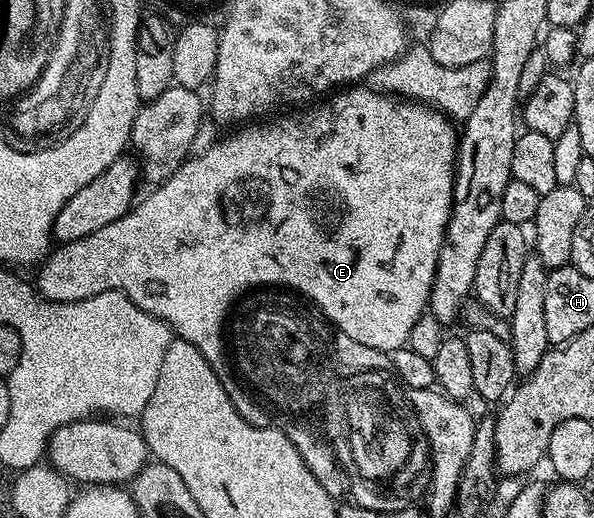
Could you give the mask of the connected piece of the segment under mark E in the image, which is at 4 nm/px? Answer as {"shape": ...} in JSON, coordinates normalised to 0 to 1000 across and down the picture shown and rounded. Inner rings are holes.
{"shape":[[[614,162],[589,164],[562,180],[559,189],[561,199],[547,197],[542,205],[527,201],[519,208],[466,224],[475,228],[461,226],[458,232],[439,232],[431,239],[412,239],[394,249],[387,266],[374,264],[342,301],[313,305],[279,351],[253,365],[253,375],[237,392],[232,388],[217,411],[180,432],[180,440],[153,448],[153,456],[140,456],[140,463],[106,467],[84,481],[61,523],[64,529],[59,552],[67,573],[86,583],[131,583],[153,571],[167,571],[182,560],[197,560],[215,571],[234,595],[241,595],[241,602],[279,622],[296,651],[328,664],[328,672],[342,680],[348,703],[355,703],[362,726],[369,726],[372,737],[386,741],[401,736],[402,722],[387,685],[372,683],[372,674],[377,668],[380,674],[382,668],[380,654],[379,660],[372,654],[372,643],[377,637],[380,643],[382,637],[386,589],[424,552],[488,552],[490,558],[515,568],[562,622],[567,637],[584,641],[591,656],[604,656],[604,664],[618,664],[618,672],[660,680],[680,670],[692,649],[692,633],[699,633],[699,618],[705,618],[705,610],[717,604],[729,542],[736,531],[739,494],[749,475],[749,442],[756,431],[756,415],[763,409],[763,332],[769,319],[773,251],[771,245],[769,251],[763,245],[768,241],[741,212],[731,212],[727,205],[700,193],[670,193],[643,181],[640,174],[625,174]]]}

